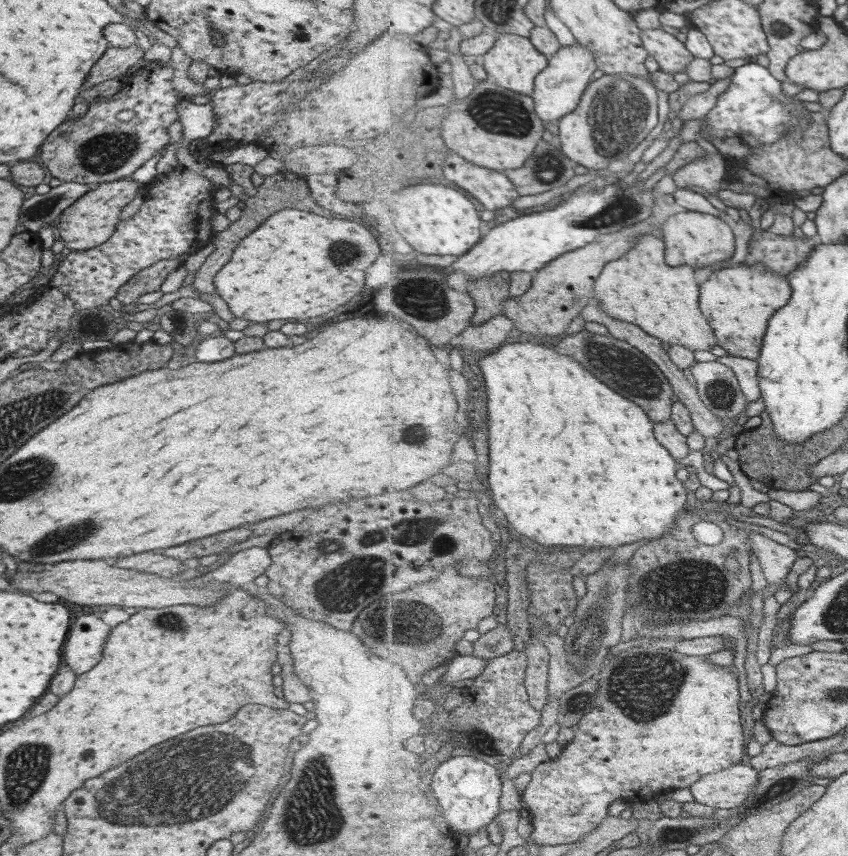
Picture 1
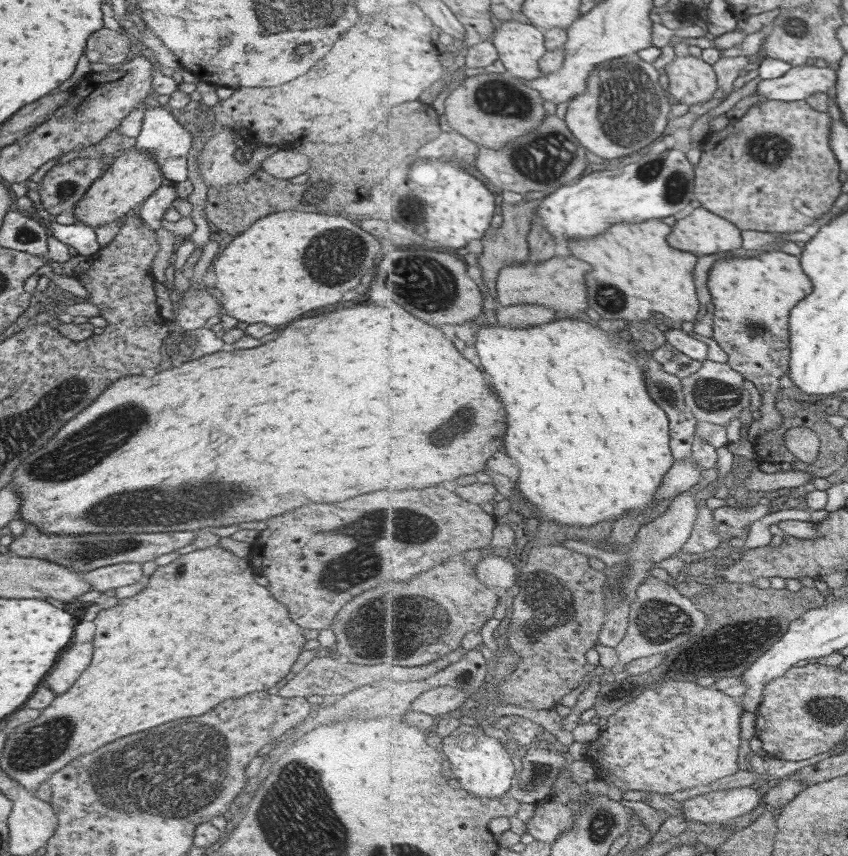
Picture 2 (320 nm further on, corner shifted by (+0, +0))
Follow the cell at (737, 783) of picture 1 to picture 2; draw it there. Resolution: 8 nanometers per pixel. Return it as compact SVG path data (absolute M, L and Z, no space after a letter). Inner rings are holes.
M735 788L732 790L703 790L683 802L682 817L687 822L722 824L743 816L759 807L762 790Z

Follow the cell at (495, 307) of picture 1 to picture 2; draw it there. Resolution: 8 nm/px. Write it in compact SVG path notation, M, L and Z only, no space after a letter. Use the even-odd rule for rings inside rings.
M537 199L523 202L519 206L505 206L503 207L504 222L496 229L495 236L487 238L483 236L480 239L482 245L482 252L478 258L481 258L481 279L488 288L488 292L493 299L497 299L496 281L498 274L505 266L519 266L523 262L529 260L531 252L529 250L528 235L532 228L532 218L536 215L539 202Z

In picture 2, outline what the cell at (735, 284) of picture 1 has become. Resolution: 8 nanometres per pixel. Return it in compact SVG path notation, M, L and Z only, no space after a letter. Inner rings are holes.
M767 251L759 256L745 258L721 258L710 271L709 288L712 294L712 307L714 310L713 339L720 348L728 355L728 363L743 374L747 381L753 383L762 396L762 405L759 410L761 418L753 422L748 436L752 444L758 444L765 430L771 430L773 414L777 410L777 394L781 391L779 380L781 376L790 370L790 358L792 353L791 341L789 340L789 318L791 310L813 292L813 282L805 274L801 266L801 256L791 256L787 252Z

